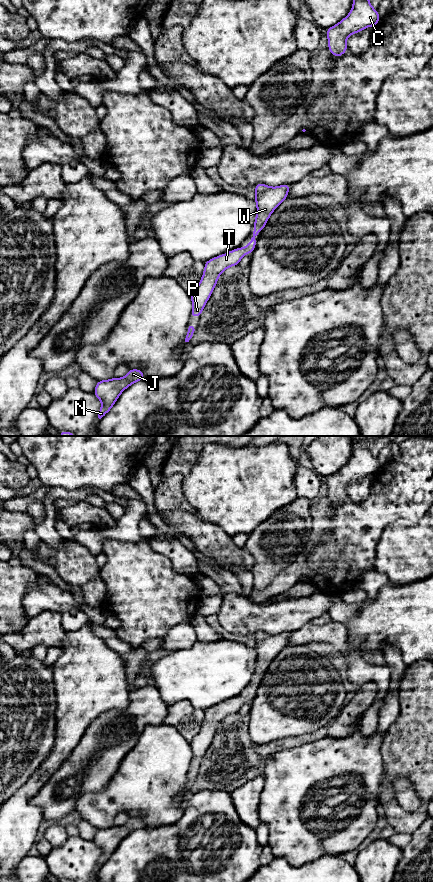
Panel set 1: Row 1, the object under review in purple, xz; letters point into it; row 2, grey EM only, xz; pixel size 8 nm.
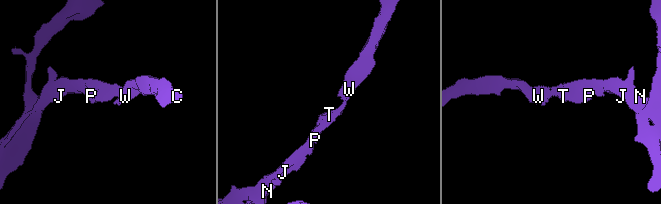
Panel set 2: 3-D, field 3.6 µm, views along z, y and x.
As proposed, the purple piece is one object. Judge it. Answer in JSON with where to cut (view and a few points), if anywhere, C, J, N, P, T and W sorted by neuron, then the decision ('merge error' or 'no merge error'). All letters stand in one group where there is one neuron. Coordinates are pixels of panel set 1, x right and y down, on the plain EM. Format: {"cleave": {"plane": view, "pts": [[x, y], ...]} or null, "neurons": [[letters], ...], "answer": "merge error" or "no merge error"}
{"cleave": null, "neurons": [["C", "J", "N", "P", "T", "W"]], "answer": "no merge error"}

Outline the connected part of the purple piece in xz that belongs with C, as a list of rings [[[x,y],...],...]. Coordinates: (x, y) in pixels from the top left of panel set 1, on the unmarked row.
[[[359,436],[354,439],[352,458],[339,471],[327,476],[328,498],[335,505],[342,504],[347,498],[346,489],[354,481],[367,475],[374,475],[380,463],[369,449],[368,440]]]

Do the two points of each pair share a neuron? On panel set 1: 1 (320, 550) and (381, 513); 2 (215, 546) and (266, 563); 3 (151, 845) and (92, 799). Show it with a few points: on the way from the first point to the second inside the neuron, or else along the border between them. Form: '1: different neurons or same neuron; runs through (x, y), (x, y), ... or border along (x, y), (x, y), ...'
1: same neuron; runs through (335, 548), (354, 529), (366, 521)
2: different neurons; border along (243, 547), (253, 558), (253, 565), (250, 569)
3: different neurons; border along (167, 824), (153, 828), (144, 828)

